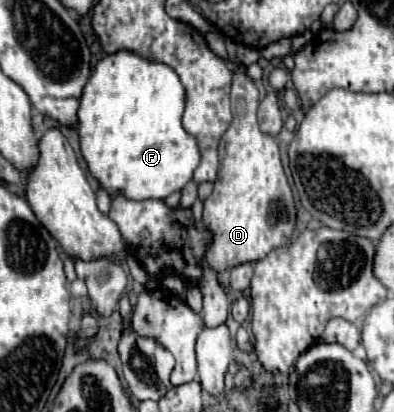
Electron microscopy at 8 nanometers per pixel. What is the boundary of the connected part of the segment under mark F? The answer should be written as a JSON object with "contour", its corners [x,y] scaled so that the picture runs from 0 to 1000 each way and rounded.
{"contour":[[[302,124],[287,133],[266,133],[241,158],[201,240],[195,323],[206,376],[226,405],[226,420],[282,478],[317,473],[343,478],[348,488],[419,483],[424,473],[464,459],[464,449],[485,439],[510,376],[495,333],[485,333],[459,308],[464,255],[470,216],[449,177],[414,153],[383,153],[327,124]]]}

